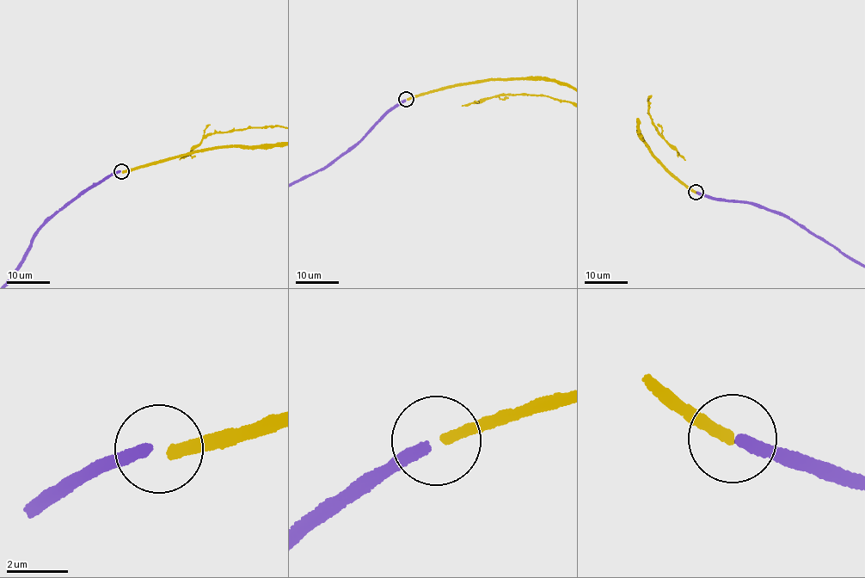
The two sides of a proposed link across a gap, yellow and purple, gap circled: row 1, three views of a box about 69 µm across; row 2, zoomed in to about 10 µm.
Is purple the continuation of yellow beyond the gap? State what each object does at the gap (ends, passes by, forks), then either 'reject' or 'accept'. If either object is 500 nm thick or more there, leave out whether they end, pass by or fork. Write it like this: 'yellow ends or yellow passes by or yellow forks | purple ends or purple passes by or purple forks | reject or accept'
yellow ends | purple ends | reject

